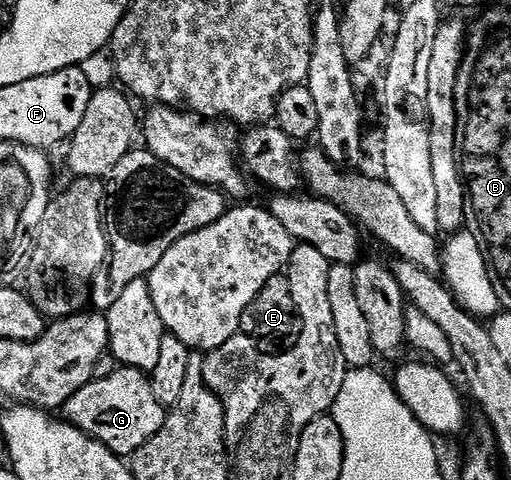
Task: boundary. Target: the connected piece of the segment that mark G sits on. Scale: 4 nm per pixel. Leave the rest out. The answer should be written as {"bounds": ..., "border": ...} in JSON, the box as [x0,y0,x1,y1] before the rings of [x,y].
{"bounds":[61,368,168,456],"border":[[[118,368],[105,380],[85,384],[85,388],[61,407],[61,414],[71,425],[105,444],[114,454],[130,456],[161,429],[168,411],[157,400],[150,377],[144,371]]]}

